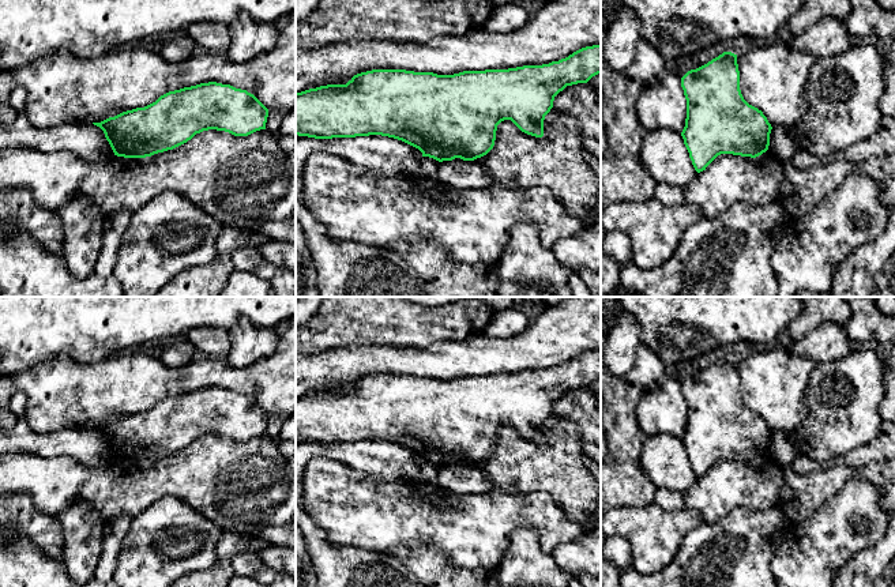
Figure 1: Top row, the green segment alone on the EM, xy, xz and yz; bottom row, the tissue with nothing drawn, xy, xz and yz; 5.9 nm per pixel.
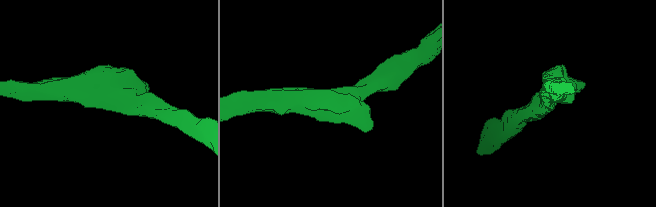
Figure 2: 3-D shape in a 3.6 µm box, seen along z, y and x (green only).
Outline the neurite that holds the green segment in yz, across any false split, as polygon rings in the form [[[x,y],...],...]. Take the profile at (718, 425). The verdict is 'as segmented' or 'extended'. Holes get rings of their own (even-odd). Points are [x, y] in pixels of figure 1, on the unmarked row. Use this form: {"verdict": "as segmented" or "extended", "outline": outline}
{"verdict": "as segmented", "outline": [[[723,357],[707,369],[681,383],[687,404],[685,432],[681,437],[692,470],[697,478],[721,459],[756,463],[770,451],[771,429],[761,415],[749,410],[740,395],[737,360]]]}

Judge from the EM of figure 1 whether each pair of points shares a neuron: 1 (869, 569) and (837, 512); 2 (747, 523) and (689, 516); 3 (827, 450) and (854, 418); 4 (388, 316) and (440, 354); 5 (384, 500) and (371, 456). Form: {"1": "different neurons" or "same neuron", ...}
{"1": "different neurons", "2": "different neurons", "3": "same neuron", "4": "different neurons", "5": "different neurons"}

